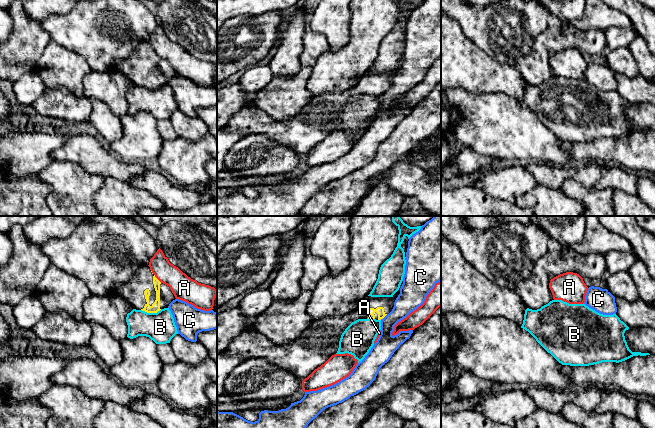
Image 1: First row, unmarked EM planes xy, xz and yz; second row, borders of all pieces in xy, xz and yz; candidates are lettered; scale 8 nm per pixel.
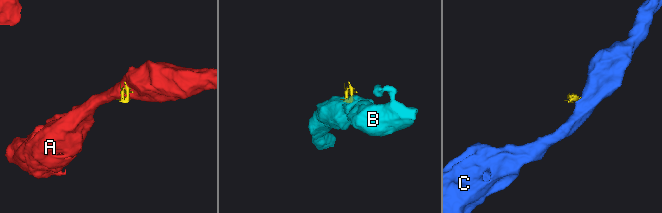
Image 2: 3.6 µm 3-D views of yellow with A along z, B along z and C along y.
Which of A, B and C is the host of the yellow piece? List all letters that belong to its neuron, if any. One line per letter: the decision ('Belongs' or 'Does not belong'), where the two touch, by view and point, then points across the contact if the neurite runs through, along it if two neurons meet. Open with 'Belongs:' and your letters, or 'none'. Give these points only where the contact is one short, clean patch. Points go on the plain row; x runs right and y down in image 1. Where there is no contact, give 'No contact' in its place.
Belongs: none
A: Does not belong. Touches yellow at xy (154, 52). Boundary: xy (151, 46), (161, 58)
B: Does not belong. Touches yellow at xy (151, 88). Boundary: xy (161, 85), (156, 88), (141, 86)
C: Does not belong. Touches yellow at xz (383, 93). Boundary: xz (387, 90), (380, 95)

